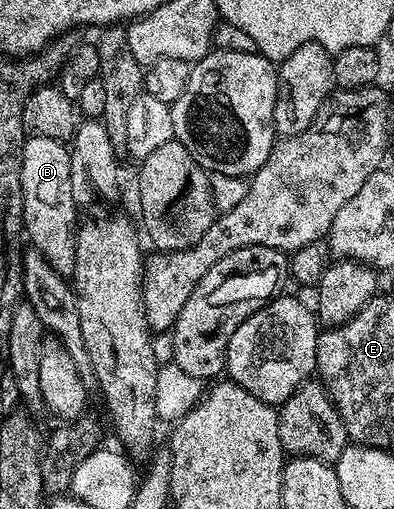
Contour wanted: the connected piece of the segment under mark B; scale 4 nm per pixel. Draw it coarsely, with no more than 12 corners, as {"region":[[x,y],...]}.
{"region":[[29,136],[22,151],[27,240],[70,275],[76,195],[70,149]]}

